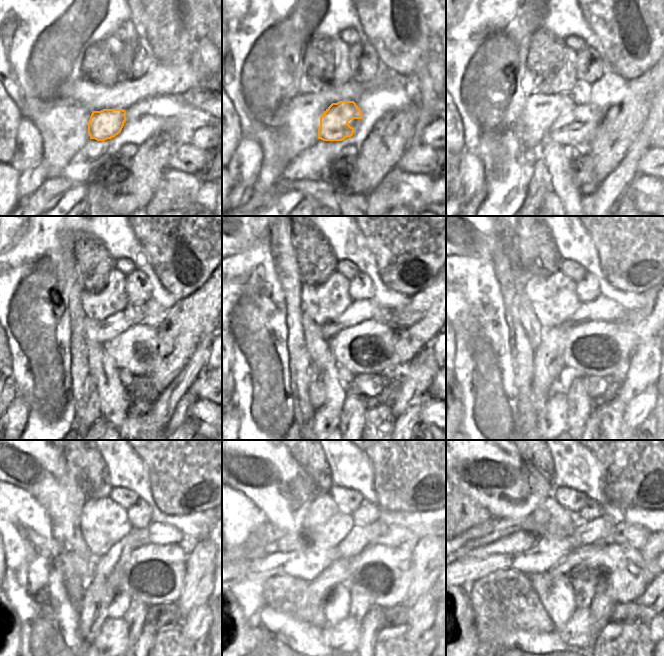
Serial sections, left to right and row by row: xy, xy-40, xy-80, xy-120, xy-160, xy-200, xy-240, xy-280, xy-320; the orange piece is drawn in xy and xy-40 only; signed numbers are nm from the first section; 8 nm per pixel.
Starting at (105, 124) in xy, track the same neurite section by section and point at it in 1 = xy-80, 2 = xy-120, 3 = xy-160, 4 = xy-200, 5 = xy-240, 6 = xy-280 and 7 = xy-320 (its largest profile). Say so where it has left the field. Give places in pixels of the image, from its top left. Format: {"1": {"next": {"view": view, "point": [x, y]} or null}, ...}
{"1": {"next": {"view": "xy-80", "point": [562, 130]}}, "2": {"next": {"view": "xy-120", "point": [139, 333]}}, "3": {"next": {"view": "xy-160", "point": [344, 357]}}, "4": {"next": {"view": "xy-200", "point": [613, 333]}}, "5": {"next": {"view": "xy-240", "point": [173, 558]}}, "6": {"next": {"view": "xy-280", "point": [377, 558]}}, "7": {"next": {"view": "xy-320", "point": [627, 562]}}}

